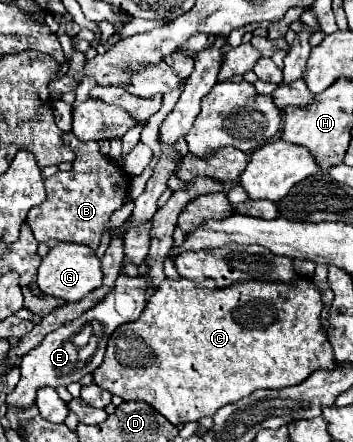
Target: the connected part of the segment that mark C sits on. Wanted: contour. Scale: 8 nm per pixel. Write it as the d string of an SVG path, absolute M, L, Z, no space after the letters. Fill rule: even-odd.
M306 278L306 284L302 282L294 282L294 284L282 284L282 282L240 282L236 286L228 286L228 288L194 288L190 282L186 280L164 280L158 284L158 290L154 290L154 294L148 298L148 304L144 308L144 312L140 314L140 318L136 322L128 322L118 326L118 330L114 330L114 334L108 340L108 350L104 356L104 362L98 370L94 370L94 382L112 392L114 396L120 396L124 400L142 400L148 402L154 410L158 410L168 422L172 422L174 426L178 424L186 424L186 422L198 422L204 416L212 416L218 408L230 404L230 402L238 402L244 396L252 394L254 390L260 388L286 388L286 386L296 386L298 382L304 382L314 370L320 368L334 368L334 352L332 346L328 342L328 338L322 334L320 330L320 310L322 310L322 300L320 300L320 292L314 284L312 278Z

